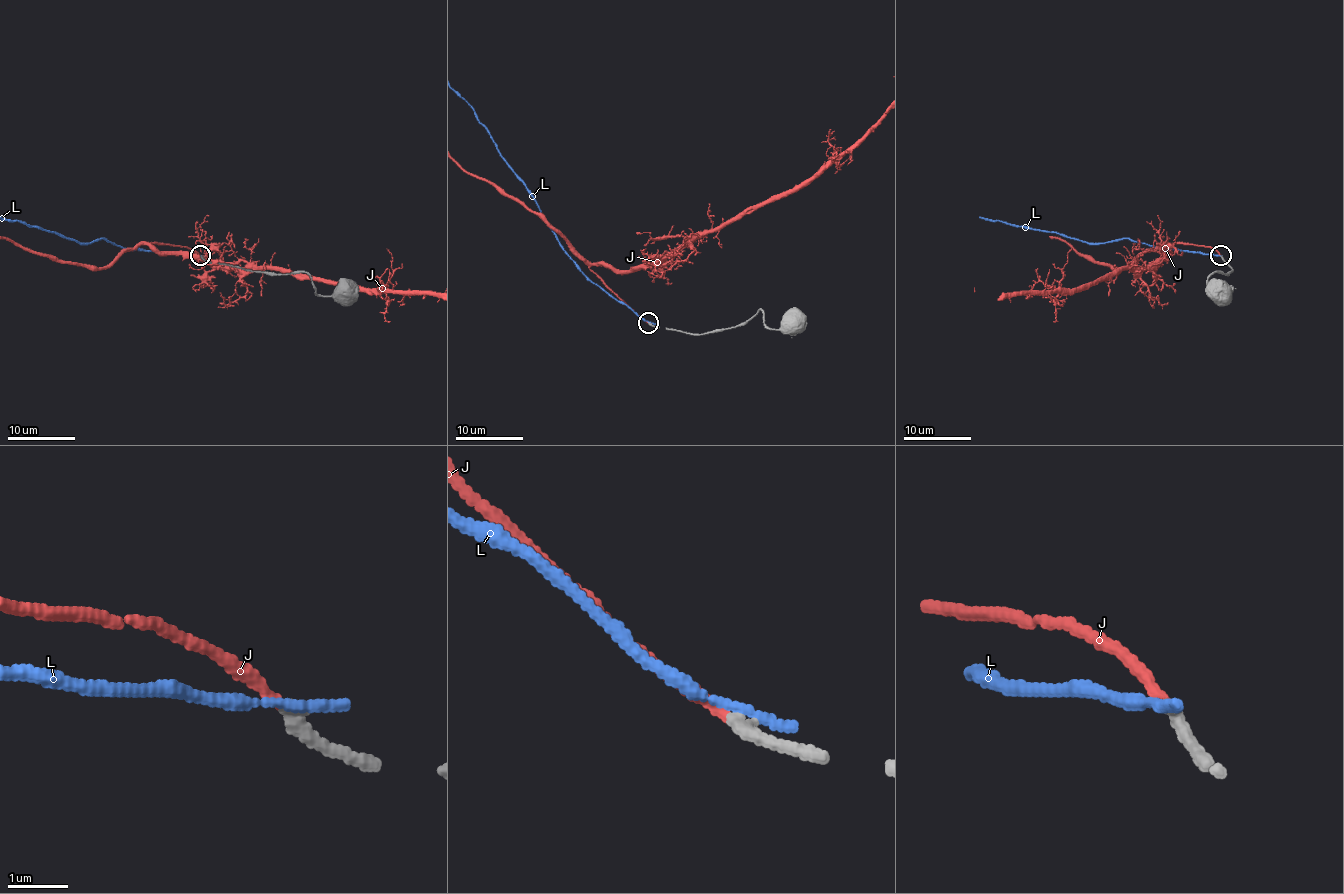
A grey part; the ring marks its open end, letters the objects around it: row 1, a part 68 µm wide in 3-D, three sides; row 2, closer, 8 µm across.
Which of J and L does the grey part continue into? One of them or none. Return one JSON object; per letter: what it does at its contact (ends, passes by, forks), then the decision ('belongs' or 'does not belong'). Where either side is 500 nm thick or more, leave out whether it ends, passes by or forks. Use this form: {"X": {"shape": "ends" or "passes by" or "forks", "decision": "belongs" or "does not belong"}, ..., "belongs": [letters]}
{"J": {"shape": "ends", "decision": "belongs"}, "L": {"shape": "ends", "decision": "does not belong"}, "belongs": ["J"]}

